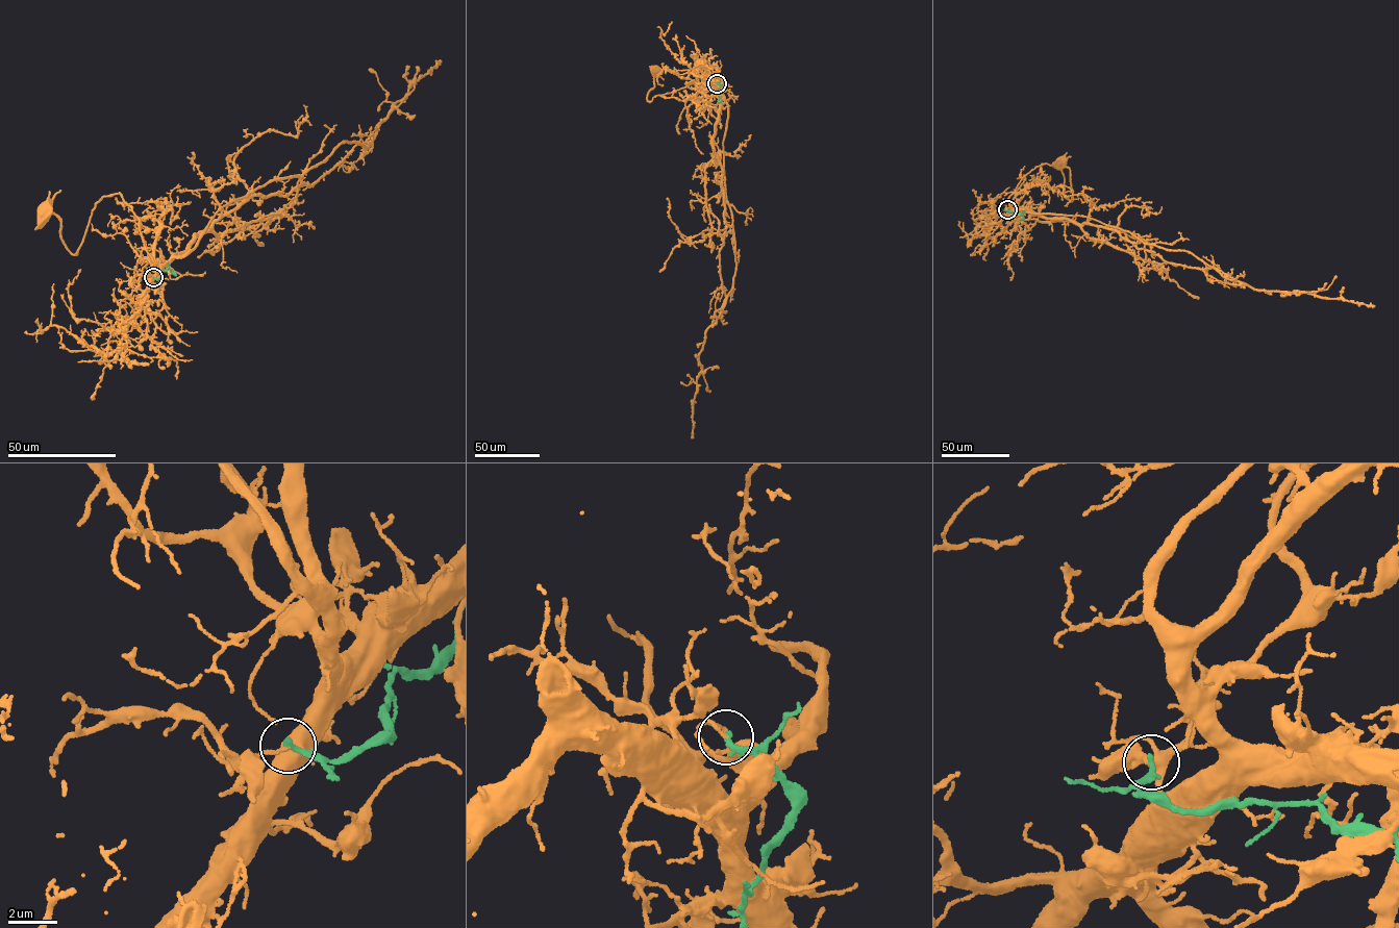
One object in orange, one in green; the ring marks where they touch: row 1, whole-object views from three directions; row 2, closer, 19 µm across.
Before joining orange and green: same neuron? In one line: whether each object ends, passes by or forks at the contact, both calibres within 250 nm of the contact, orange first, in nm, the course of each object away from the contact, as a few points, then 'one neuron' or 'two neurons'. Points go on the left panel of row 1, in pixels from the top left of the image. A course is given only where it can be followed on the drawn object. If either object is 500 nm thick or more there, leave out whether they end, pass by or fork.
orange ends there; green ends there; 110 nm thick on the orange side, 240 nm on the other; orange runs (153, 277), (157, 266), (119, 193), (96, 204), (76, 254), (60, 235), (60, 218), (46, 212); green runs (153, 277), (161, 277), (163, 271), (168, 268), (175, 276); two neurons

